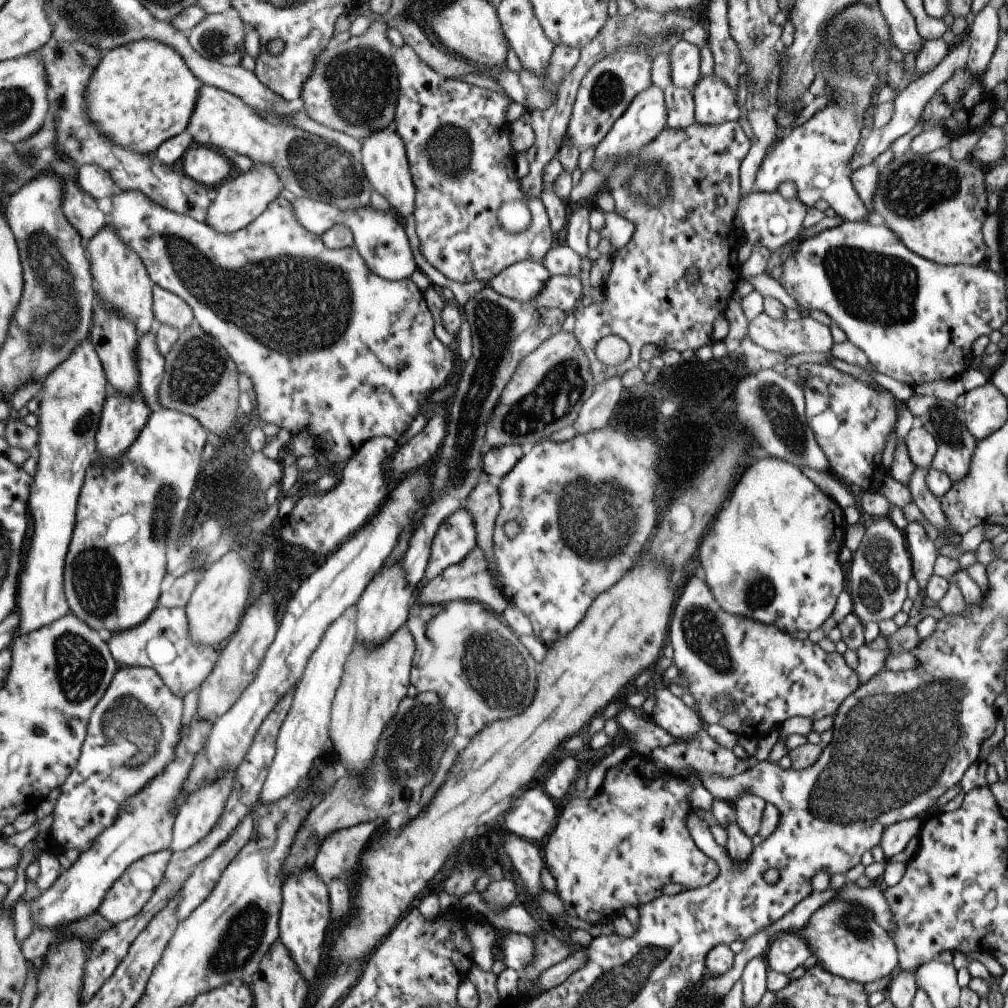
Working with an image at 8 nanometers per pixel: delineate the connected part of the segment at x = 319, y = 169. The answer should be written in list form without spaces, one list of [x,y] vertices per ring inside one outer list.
[[[203,84],[194,113],[191,115],[188,130],[192,133],[193,139],[201,145],[248,156],[253,163],[270,164],[282,180],[284,188],[295,197],[325,200],[325,202],[335,205],[340,211],[369,205],[370,186],[355,158],[349,157],[334,142],[323,137],[312,135],[294,126],[270,123],[261,119],[248,104],[220,88]]]

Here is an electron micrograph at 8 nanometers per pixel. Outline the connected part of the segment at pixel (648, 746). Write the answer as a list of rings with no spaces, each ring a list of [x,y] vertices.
[[[627,706],[616,714],[616,720],[627,732],[630,740],[630,750],[643,756],[654,748],[663,748],[675,742],[674,738],[655,723],[645,722],[641,716],[637,716],[632,708]]]

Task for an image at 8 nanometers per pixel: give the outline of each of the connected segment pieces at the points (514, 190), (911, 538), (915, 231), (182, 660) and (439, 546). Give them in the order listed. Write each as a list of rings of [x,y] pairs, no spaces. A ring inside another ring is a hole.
[[[404,44],[401,47],[393,48],[391,60],[396,68],[398,82],[398,93],[396,96],[392,122],[403,141],[406,150],[408,169],[415,189],[412,215],[420,252],[423,258],[425,258],[426,262],[435,268],[439,274],[443,274],[447,280],[453,280],[453,282],[473,282],[473,280],[481,282],[481,280],[491,280],[498,272],[501,272],[510,264],[520,260],[531,259],[541,262],[542,258],[546,255],[546,252],[550,249],[551,240],[553,240],[551,237],[552,232],[543,203],[538,199],[531,199],[523,196],[523,192],[519,186],[519,179],[516,175],[516,153],[509,142],[510,125],[505,121],[504,116],[508,104],[507,98],[505,98],[501,92],[476,87],[458,81],[457,79],[443,77],[432,68],[429,68],[429,66],[415,54],[415,51],[409,45]],[[504,201],[523,201],[525,203],[530,214],[530,221],[527,229],[523,229],[521,232],[512,233],[506,231],[500,225],[497,218],[497,208],[499,208]]]
[[[916,521],[908,522],[903,533],[912,564],[912,584],[917,585],[918,590],[925,590],[927,579],[933,574],[937,550],[933,547],[933,541],[925,535],[923,526]]]
[[[948,146],[929,154],[915,154],[909,148],[879,169],[878,181],[870,206],[884,220],[885,226],[897,235],[903,246],[940,265],[976,265],[985,262],[986,246],[981,234],[983,221],[987,217],[984,173],[970,159],[953,160]]]
[[[158,604],[147,619],[129,630],[109,635],[107,642],[115,660],[123,667],[153,667],[180,696],[199,690],[213,672],[222,645],[200,645],[193,642],[184,608],[170,609]]]
[[[459,509],[441,522],[430,544],[423,582],[433,580],[442,570],[464,559],[476,545],[473,521],[467,510]]]

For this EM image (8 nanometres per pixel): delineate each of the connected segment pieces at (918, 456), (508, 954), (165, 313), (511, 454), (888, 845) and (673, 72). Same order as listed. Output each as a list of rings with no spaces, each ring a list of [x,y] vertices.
[[[915,423],[904,438],[904,445],[909,460],[915,467],[927,469],[930,466],[936,451],[936,444],[926,428]]]
[[[502,932],[498,938],[498,945],[503,954],[503,963],[507,969],[513,969],[519,974],[534,959],[534,942],[531,937]]]
[[[159,285],[154,286],[154,313],[160,325],[171,325],[180,332],[196,322],[191,305],[183,297]]]
[[[503,445],[500,447],[488,447],[482,458],[482,470],[491,479],[498,481],[507,474],[521,458],[519,445]]]
[[[915,817],[894,822],[883,829],[878,845],[887,860],[901,852],[905,848],[906,842],[919,834],[920,826],[921,821]]]
[[[682,38],[668,51],[670,83],[677,88],[691,90],[699,80],[699,49]]]

